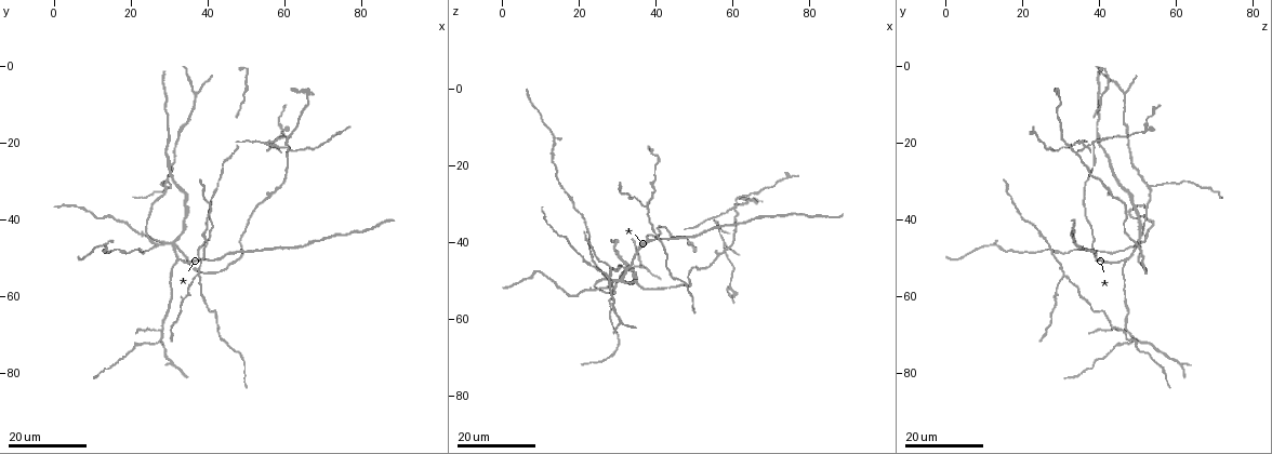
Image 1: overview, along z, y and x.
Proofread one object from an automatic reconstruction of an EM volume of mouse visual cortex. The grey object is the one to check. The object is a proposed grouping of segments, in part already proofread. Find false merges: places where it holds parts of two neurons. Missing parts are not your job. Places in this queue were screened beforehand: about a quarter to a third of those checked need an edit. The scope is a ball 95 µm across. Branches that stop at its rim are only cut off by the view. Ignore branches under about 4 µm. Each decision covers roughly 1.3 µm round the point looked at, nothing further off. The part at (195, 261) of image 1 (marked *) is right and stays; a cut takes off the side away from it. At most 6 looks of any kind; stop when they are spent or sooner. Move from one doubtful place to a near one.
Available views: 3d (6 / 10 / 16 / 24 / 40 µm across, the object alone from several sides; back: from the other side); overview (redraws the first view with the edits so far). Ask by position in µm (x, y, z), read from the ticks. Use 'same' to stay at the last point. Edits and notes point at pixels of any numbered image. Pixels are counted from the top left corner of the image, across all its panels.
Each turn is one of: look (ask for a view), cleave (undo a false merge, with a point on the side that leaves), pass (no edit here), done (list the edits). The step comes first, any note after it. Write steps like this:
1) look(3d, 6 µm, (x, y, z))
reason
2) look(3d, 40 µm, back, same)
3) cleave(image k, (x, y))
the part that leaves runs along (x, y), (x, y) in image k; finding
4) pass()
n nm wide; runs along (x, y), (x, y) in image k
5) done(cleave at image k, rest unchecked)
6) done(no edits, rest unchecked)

look(3d, 16 µm, (37.5, 54.5, 31.0))
three-way junction

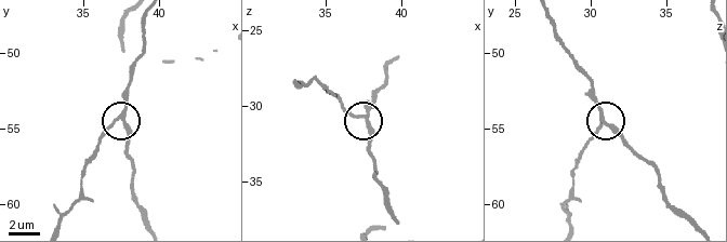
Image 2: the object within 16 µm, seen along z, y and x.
look(3d, 10 µm, (37.2, 54.4, 30.6))

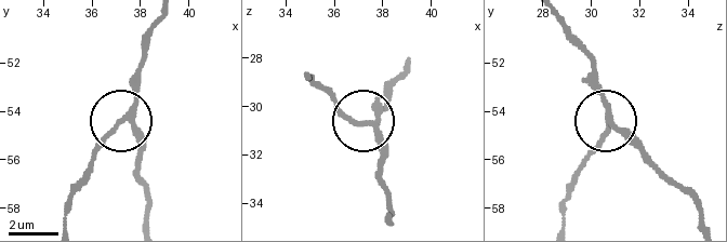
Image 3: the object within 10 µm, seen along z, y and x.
cleave(image 3, (98, 144))
the part that leaves runs along (124, 117), (92, 164), (65, 219) in image 3; a second neuron is stuck on

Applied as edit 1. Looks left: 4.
look(3d, 24 µm, (37.0, 6.5, 46.5))
three-way junction

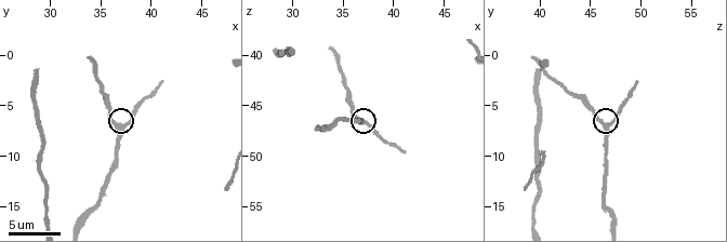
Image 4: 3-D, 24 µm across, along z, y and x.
look(3d, 10 µm, (36.6, 7.0, 46.2))
zoom in

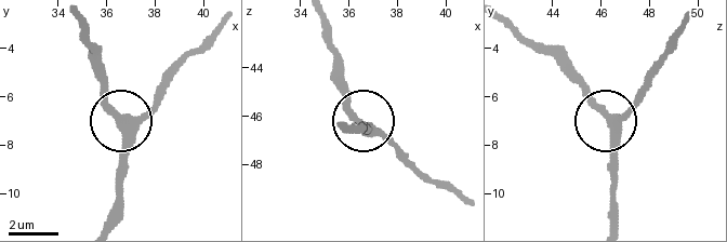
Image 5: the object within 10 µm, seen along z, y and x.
look(3d, 10 µm, back, (36.6, 6.9, 46.4))

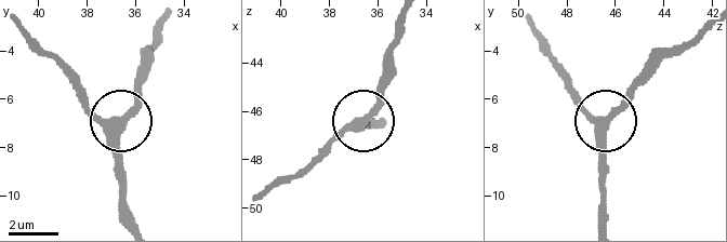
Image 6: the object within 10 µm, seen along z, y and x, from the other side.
pass()
side arm 7 µm; runs along (604, 223), (604, 120), (569, 95) in image 6; one neuron here

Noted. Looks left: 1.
done(cleave at image 3, rest unchecked)

